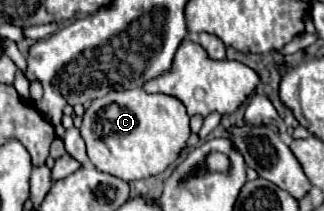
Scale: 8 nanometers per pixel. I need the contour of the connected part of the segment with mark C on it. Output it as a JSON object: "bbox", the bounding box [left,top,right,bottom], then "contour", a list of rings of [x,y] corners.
{"bbox":[79,88,191,182],"contour":[[[133,88],[123,92],[115,90],[99,100],[93,100],[83,114],[83,124],[79,130],[87,146],[87,156],[95,164],[95,168],[127,182],[149,178],[153,174],[163,172],[169,164],[173,164],[179,158],[179,152],[185,148],[185,142],[191,136],[189,116],[183,104],[179,104],[179,100],[175,100],[173,96],[147,94],[143,88]]]}

